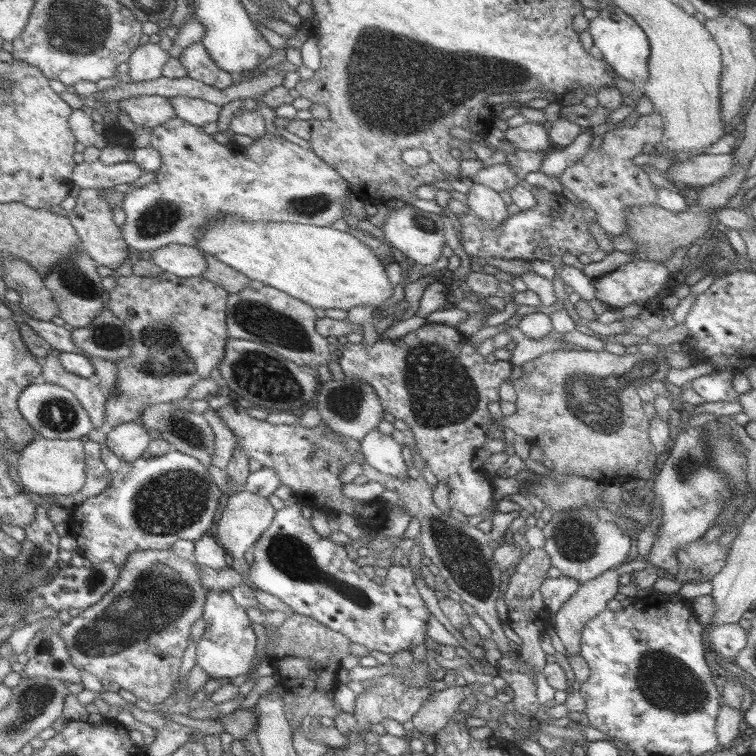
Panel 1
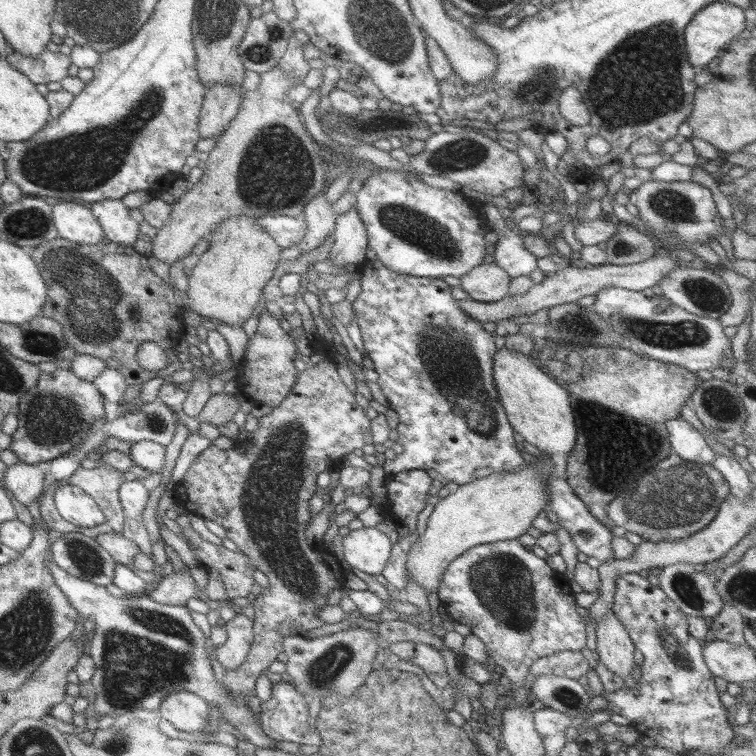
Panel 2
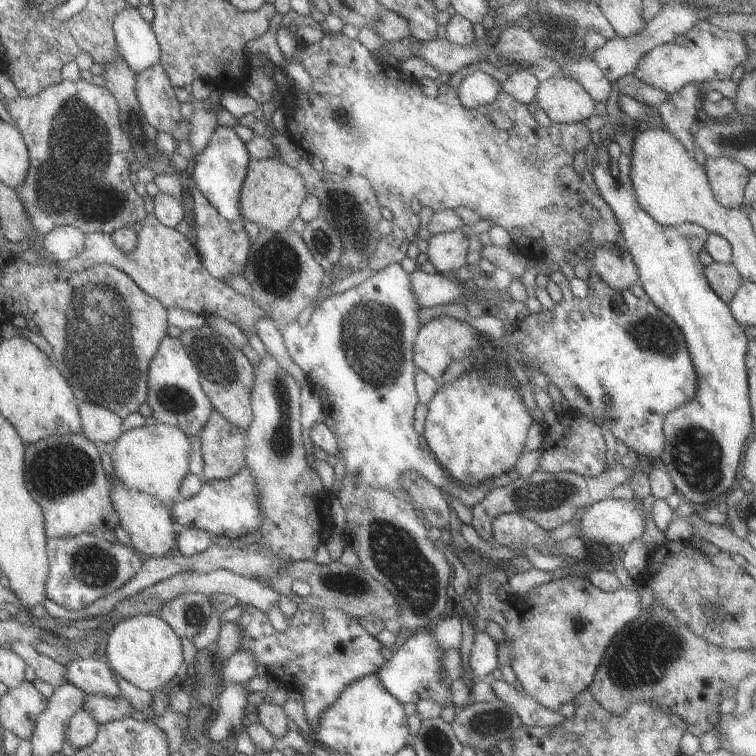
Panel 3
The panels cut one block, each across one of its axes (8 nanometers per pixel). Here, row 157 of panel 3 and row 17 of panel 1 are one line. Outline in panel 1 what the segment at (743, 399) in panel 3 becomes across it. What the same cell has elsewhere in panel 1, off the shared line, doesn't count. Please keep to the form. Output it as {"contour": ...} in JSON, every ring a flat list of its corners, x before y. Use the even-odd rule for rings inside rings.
{"contour":[[609,3,609,6,598,10,597,16,589,20,587,31,593,39,593,46,601,53,601,58,619,78,632,82,638,87,647,78,647,58,649,46,645,34,637,24],[611,14,617,15,617,20,611,20]]}

